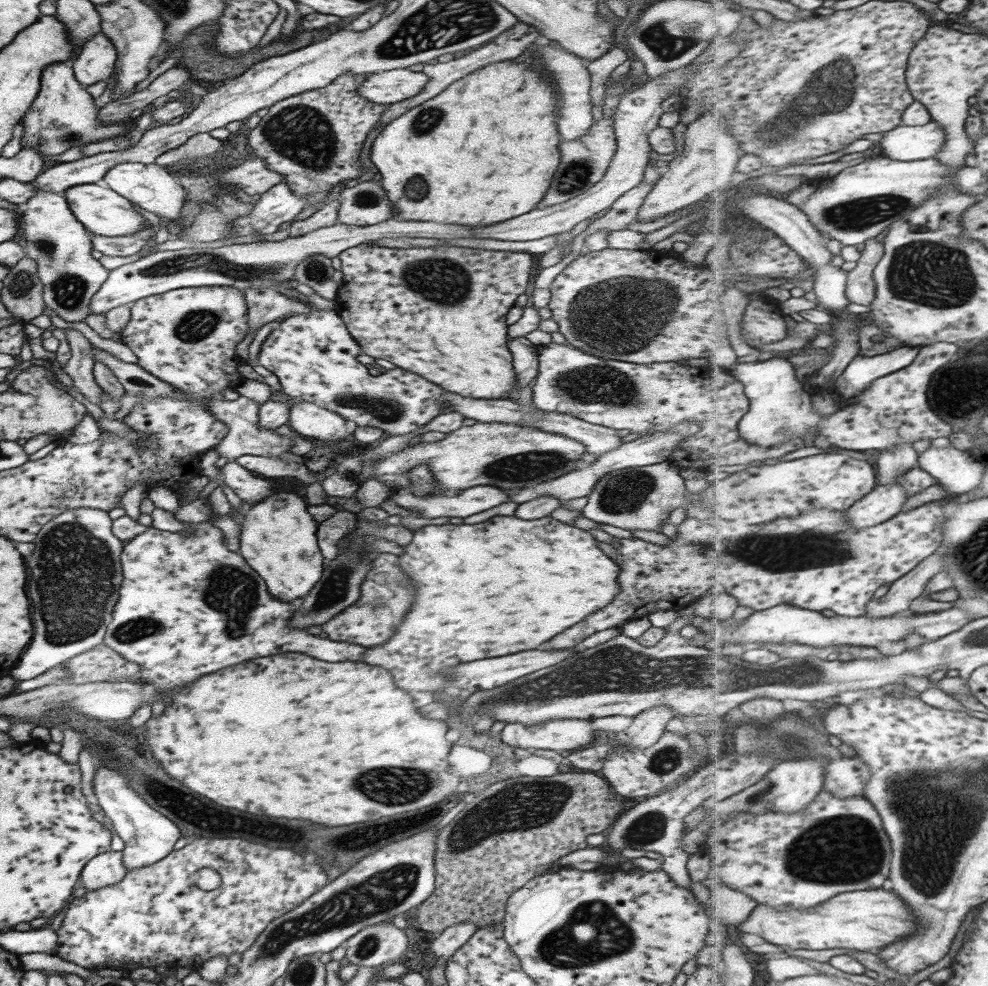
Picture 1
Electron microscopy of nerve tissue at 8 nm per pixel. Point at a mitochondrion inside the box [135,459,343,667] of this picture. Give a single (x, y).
(223, 586)

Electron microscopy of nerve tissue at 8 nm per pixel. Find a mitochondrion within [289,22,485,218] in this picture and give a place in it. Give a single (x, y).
(427, 120)

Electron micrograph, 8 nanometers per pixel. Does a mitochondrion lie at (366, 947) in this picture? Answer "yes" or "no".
yes

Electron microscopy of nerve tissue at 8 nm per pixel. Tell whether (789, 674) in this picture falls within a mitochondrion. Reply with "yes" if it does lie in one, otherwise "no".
yes

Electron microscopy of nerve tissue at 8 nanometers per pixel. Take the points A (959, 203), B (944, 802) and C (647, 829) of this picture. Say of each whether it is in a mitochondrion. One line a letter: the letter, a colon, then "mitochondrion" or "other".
A: other
B: mitochondrion
C: mitochondrion

